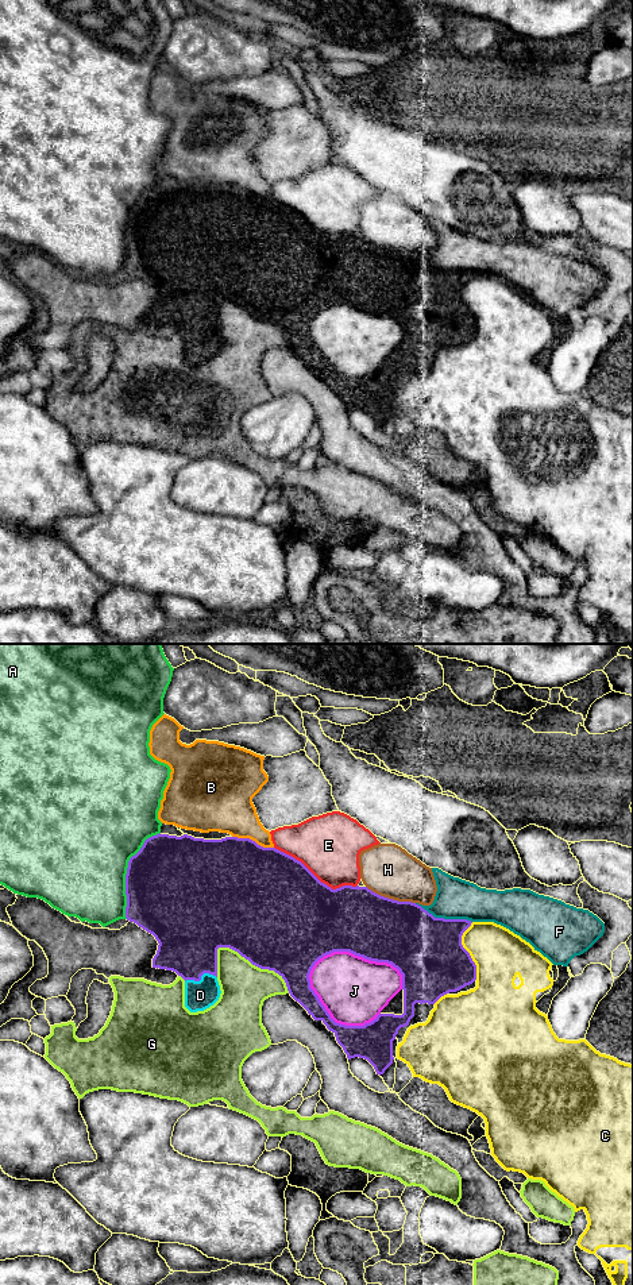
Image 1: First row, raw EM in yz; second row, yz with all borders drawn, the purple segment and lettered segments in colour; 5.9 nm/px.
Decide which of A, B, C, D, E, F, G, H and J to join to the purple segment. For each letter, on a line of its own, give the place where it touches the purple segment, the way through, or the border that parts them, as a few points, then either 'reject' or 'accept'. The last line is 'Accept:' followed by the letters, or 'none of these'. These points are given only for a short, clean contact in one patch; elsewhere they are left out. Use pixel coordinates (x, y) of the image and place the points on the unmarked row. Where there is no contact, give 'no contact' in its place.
A: yz (127, 224) | reject
B: yz (251, 192) | reject
C: yz (466, 303) | reject
D: yz (200, 330) | across yz (189, 289), (189, 301), (200, 330), (200, 347) | accept
E: yz (315, 228) | reject
F: yz (443, 270) | reject
G: yz (257, 317) | reject
H: yz (390, 251) | reject
J: yz (351, 304) | reject
Accept: D

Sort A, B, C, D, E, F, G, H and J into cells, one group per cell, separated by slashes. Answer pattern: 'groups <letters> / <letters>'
groups A / B C / D / E / F / G / H / J

